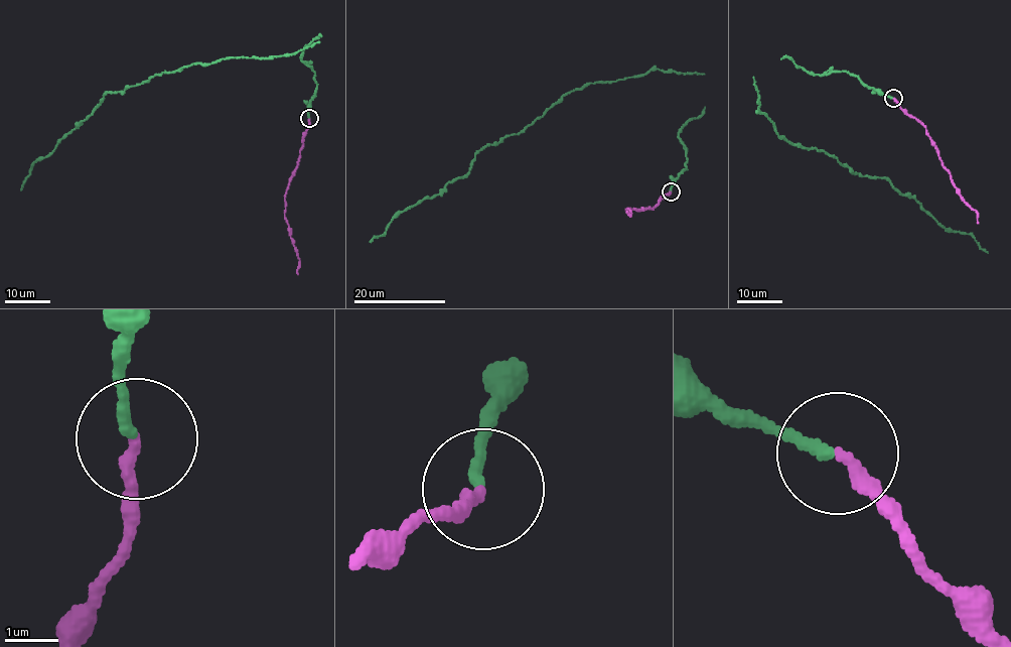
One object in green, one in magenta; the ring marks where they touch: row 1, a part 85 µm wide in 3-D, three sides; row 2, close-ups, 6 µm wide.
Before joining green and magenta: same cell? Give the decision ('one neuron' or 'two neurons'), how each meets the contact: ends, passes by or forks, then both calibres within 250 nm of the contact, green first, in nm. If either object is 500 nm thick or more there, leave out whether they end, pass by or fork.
one neuron | green ends | magenta ends | 200/240 nm

